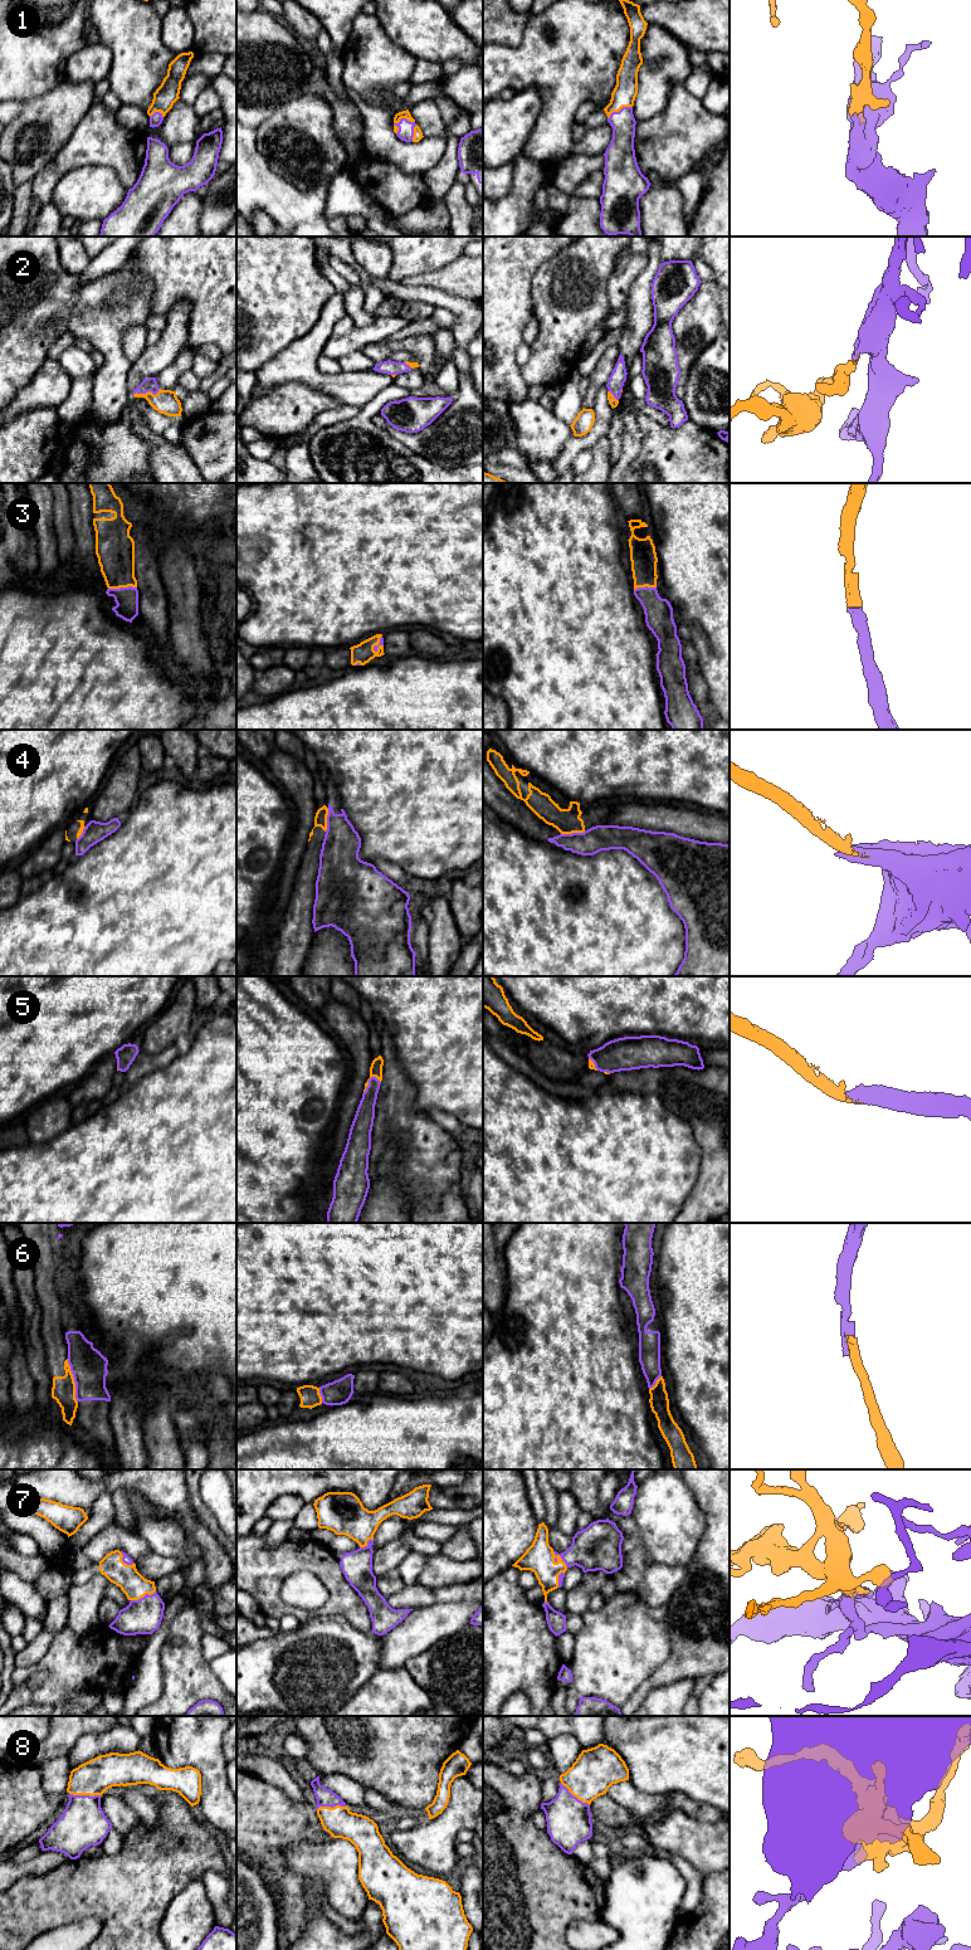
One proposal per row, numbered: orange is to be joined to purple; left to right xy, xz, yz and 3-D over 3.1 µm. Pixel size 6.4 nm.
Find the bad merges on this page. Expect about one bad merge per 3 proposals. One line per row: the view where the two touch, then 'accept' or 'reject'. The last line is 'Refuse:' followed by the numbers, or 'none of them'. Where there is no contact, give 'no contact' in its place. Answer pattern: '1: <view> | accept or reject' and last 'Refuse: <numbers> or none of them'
1: xz | accept
2: xy | accept
3: xy | accept
4: yz | reject
5: xz | accept
6: xy | reject
7: yz | accept
8: xy | accept
Refuse: 4, 6

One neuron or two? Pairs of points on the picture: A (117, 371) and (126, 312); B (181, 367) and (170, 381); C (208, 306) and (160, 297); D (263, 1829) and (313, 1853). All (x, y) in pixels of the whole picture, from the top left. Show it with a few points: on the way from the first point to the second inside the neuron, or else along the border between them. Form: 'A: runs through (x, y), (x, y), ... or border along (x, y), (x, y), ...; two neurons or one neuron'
A: runs through (113, 356), (113, 327); one neuron
B: runs through (177, 371), (171, 378); one neuron
C: runs through (196, 295), (171, 293); one neuron
D: border along (321, 1843), (294, 1841), (281, 1855); two neurons

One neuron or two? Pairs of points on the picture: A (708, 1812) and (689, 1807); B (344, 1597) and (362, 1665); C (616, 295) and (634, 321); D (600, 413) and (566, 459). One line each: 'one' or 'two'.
A: one
B: two
C: two
D: one

